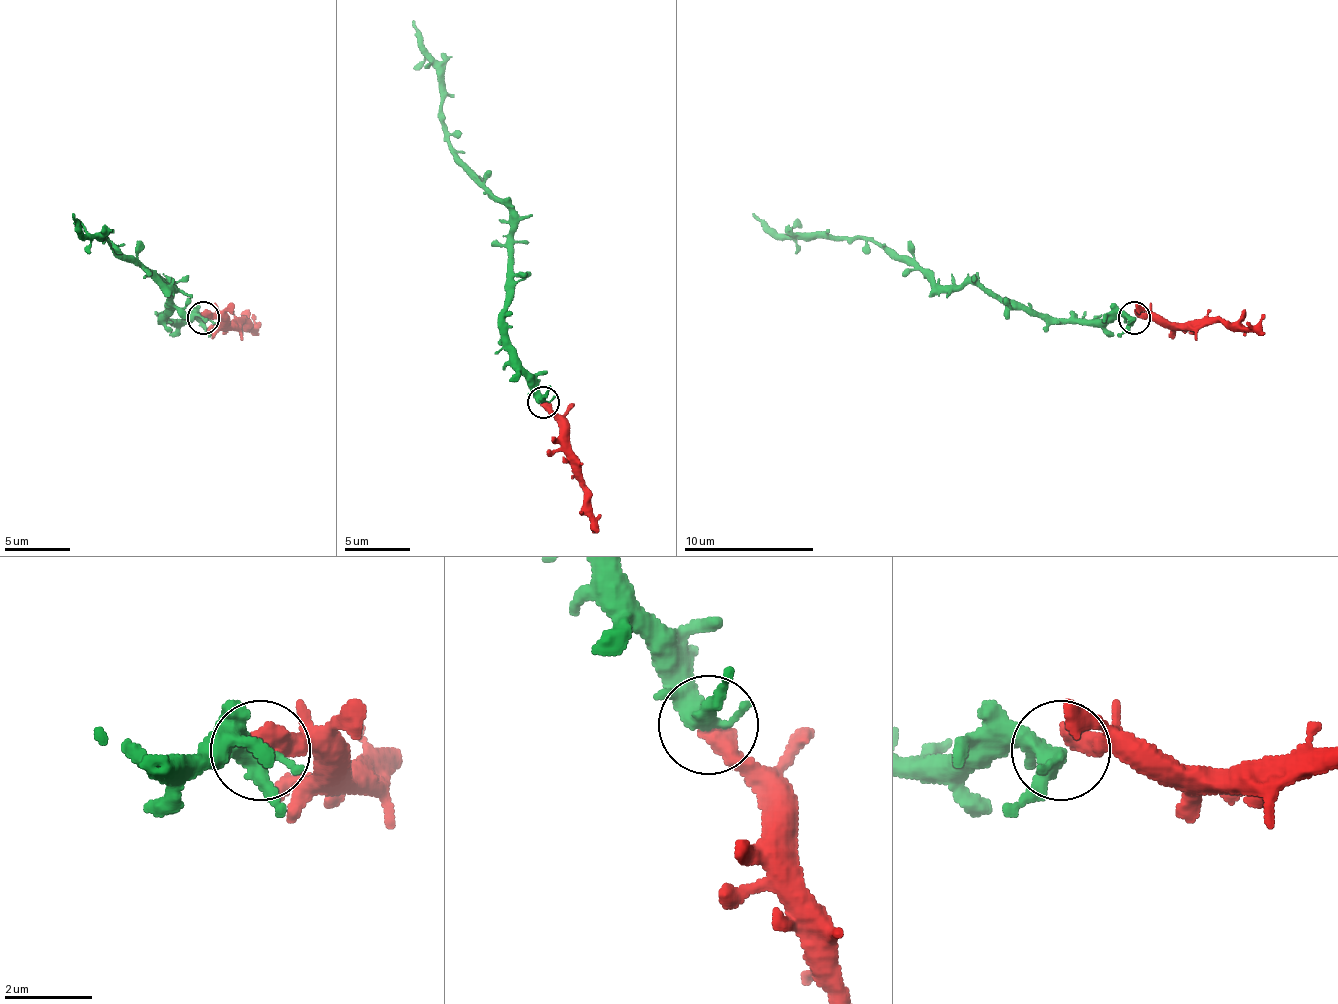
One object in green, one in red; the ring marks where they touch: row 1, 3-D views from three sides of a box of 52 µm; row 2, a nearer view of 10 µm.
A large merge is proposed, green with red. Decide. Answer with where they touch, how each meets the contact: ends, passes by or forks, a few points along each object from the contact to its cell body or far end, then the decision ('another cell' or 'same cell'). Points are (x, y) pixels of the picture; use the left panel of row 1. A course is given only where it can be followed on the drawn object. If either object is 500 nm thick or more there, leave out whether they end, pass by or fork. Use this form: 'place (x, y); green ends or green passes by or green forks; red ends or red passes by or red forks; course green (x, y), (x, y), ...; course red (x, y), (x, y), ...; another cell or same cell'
place (203, 317); course green (202, 318), (167, 321), (170, 282), (160, 285), (118, 246), (101, 237), (88, 237), (72, 214); course red (202, 315), (225, 325), (242, 321), (248, 328), (251, 315); same cell

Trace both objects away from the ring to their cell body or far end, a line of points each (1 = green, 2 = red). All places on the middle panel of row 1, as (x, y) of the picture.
1: (542, 403), (533, 380), (513, 360), (507, 334), (510, 210), (458, 158), (441, 109), (441, 64), (412, 21)
2: (542, 403), (562, 432), (565, 458), (582, 488), (591, 533)

